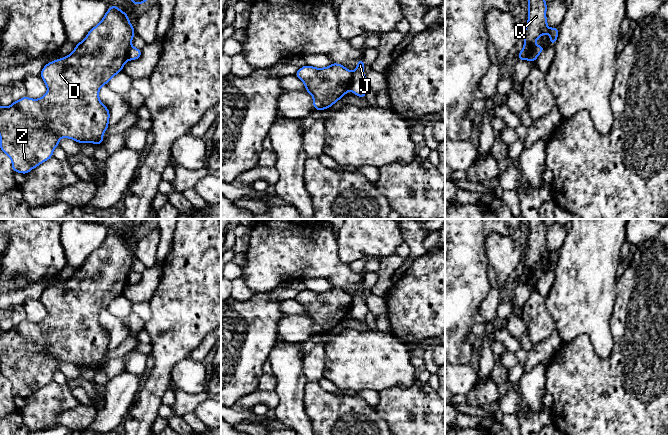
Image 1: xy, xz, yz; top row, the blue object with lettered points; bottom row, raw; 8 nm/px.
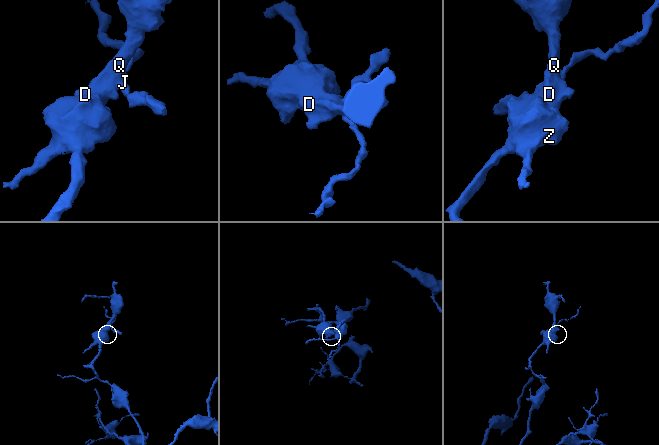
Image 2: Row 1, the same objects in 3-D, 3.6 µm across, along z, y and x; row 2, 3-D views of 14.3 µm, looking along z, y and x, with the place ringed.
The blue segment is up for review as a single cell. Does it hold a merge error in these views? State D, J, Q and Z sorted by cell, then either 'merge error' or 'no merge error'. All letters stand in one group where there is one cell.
D Q Z / J; merge error

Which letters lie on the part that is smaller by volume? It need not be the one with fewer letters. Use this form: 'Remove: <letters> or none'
Remove: J

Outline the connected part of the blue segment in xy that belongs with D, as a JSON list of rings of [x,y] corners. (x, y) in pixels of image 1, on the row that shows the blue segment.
[[[116,5],[110,6],[101,22],[88,32],[83,41],[76,44],[70,55],[45,64],[40,77],[48,91],[42,98],[31,99],[24,96],[9,107],[0,106],[0,150],[11,158],[14,172],[26,175],[53,157],[53,151],[59,146],[59,139],[62,137],[73,139],[79,144],[104,143],[102,136],[109,127],[110,112],[99,100],[99,90],[116,74],[123,71],[134,35],[134,26],[130,24],[129,16]]]

